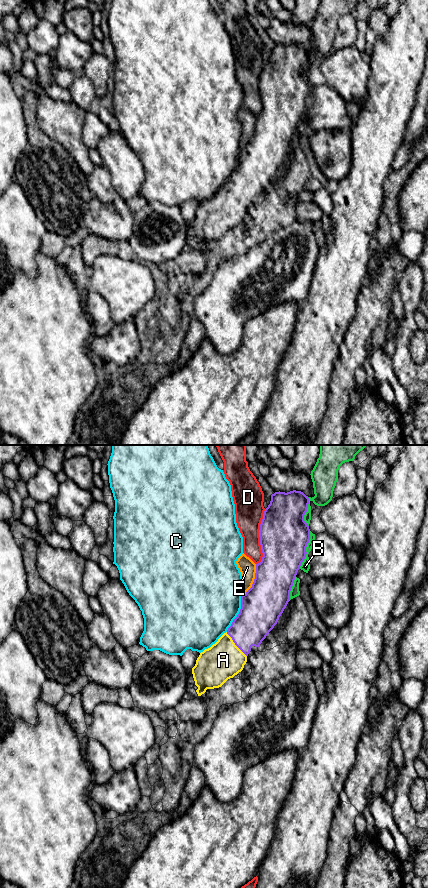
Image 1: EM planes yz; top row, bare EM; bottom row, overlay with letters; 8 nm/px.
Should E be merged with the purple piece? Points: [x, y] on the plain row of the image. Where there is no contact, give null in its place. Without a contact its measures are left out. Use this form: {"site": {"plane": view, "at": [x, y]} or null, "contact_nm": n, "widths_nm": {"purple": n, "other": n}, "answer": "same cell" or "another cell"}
{"site": {"plane": "yz", "at": [254, 132]}, "contact_nm": 300, "widths_nm": {"purple": 340, "other": 130}, "answer": "another cell"}

